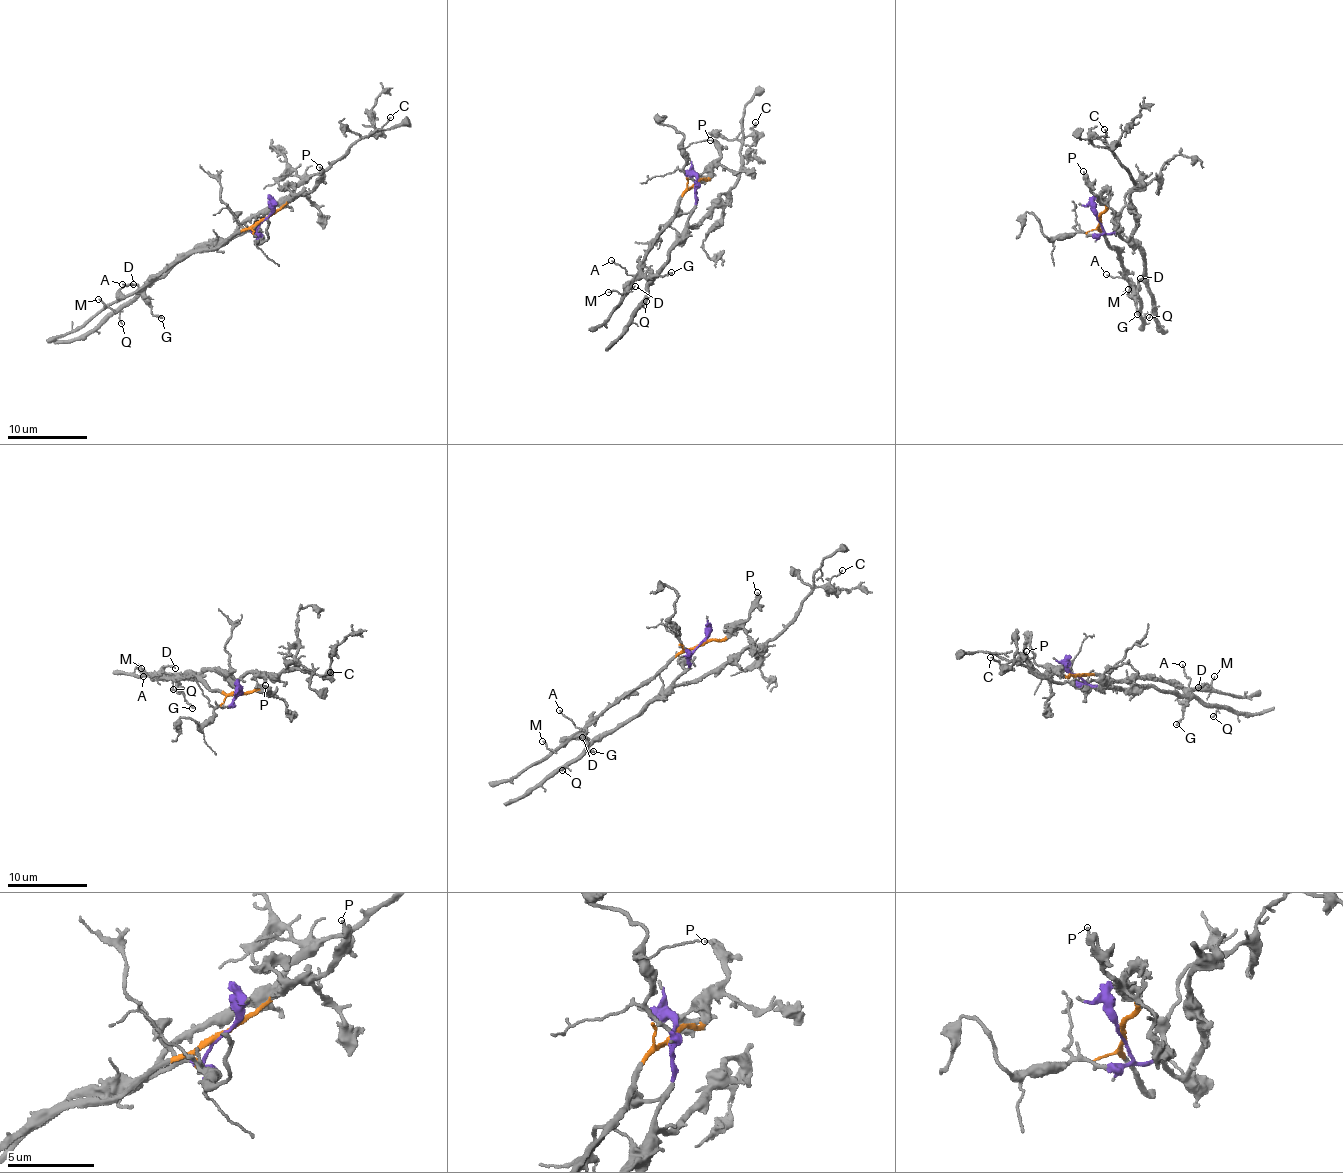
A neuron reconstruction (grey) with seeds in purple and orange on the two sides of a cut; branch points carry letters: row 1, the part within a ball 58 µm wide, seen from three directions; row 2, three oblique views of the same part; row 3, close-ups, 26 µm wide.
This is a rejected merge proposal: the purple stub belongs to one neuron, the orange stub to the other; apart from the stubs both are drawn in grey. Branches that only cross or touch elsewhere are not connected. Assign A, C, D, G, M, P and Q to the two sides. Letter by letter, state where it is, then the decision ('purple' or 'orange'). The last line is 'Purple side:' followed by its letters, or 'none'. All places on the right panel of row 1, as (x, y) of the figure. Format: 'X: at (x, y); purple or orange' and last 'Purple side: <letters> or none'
A: at (1106, 274); orange
C: at (1104, 129); purple
D: at (1140, 278); orange
G: at (1137, 314); orange
M: at (1128, 289); orange
P: at (1083, 171); orange
Q: at (1149, 317); purple
Purple side: C, Q

